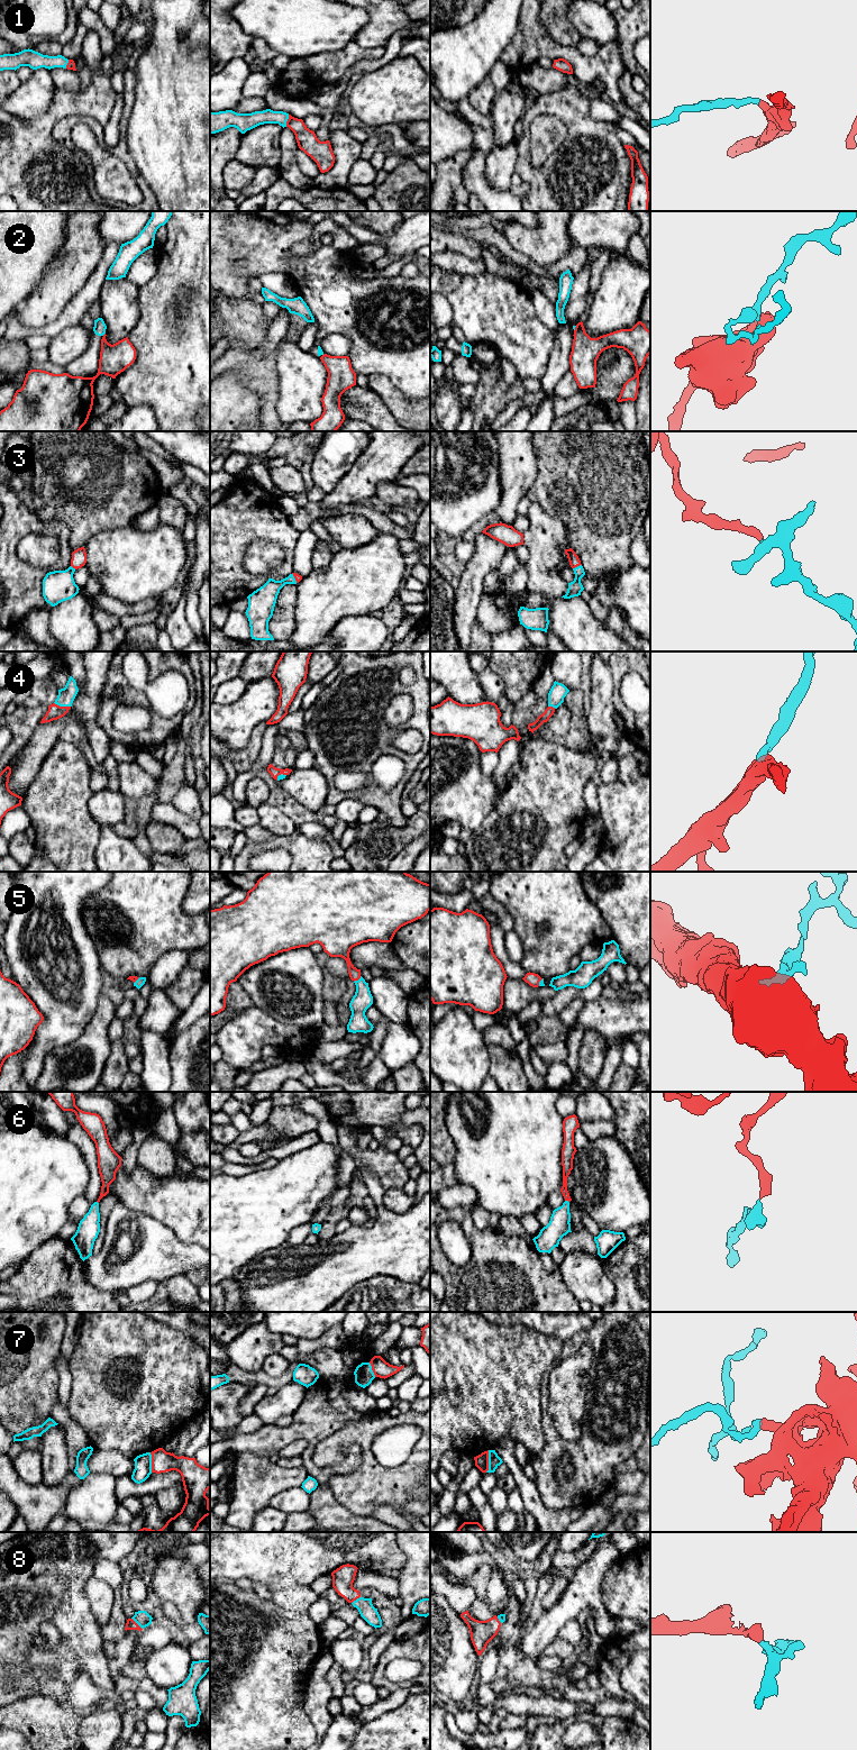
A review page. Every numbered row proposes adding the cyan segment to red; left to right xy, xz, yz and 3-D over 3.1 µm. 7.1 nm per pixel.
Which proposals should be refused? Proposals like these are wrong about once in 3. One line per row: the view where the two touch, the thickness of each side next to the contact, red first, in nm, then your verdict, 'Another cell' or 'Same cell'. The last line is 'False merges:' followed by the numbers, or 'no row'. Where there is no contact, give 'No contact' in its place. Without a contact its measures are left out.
1: Touches red in xz. Thickness 150 nm (red) against 110 nm. Same cell
2: Touches red in yz. Thickness 200 nm (red) against 20 nm. Another cell
3: Touches red in yz. Thickness 80 nm (red) against 100 nm. Same cell
4: Touches red in xy. Thickness 100 nm (red) against 120 nm. Same cell
5: Touches red in xz. Thickness 110 nm (red) against 140 nm. Same cell
6: Touches red in yz. Thickness 80 nm (red) against 150 nm. Same cell
7: Touches red in yz. Thickness 100 nm (red) against 90 nm. Another cell
8: Touches red in xy. Thickness 70 nm (red) against 110 nm. Same cell
False merges: 2, 7

